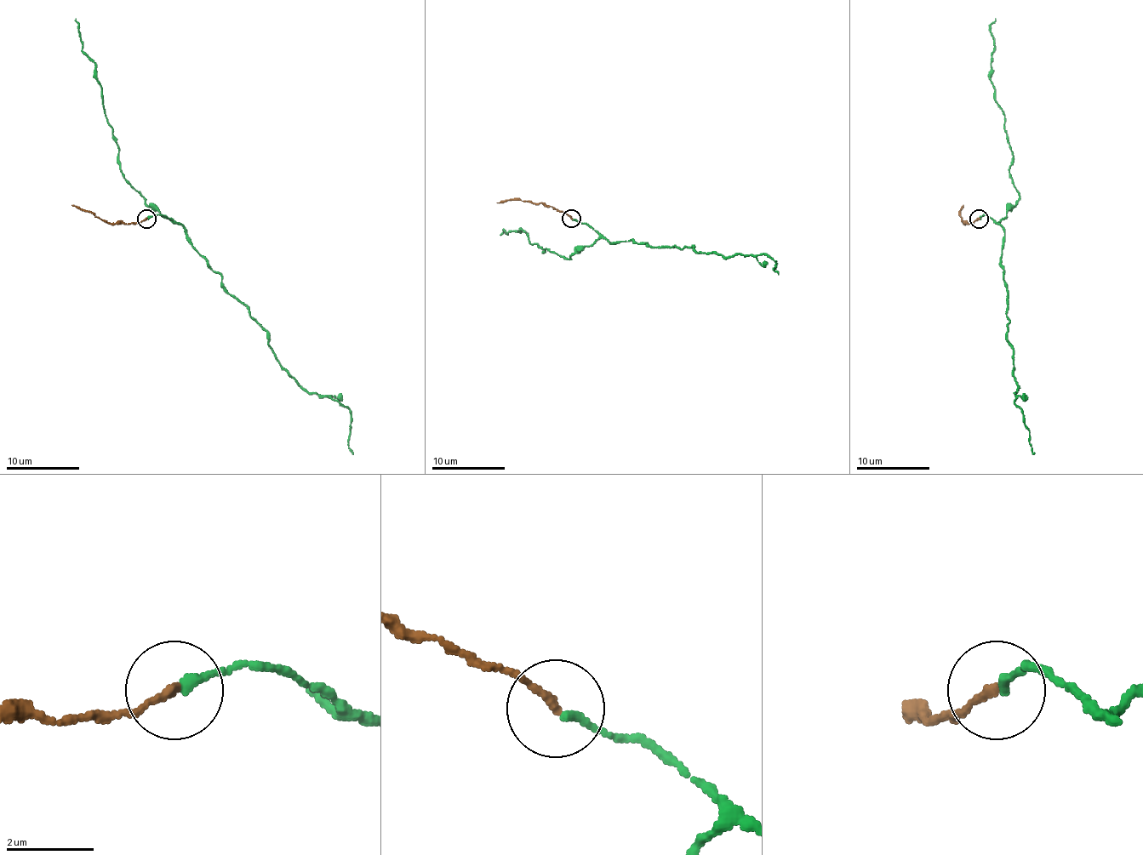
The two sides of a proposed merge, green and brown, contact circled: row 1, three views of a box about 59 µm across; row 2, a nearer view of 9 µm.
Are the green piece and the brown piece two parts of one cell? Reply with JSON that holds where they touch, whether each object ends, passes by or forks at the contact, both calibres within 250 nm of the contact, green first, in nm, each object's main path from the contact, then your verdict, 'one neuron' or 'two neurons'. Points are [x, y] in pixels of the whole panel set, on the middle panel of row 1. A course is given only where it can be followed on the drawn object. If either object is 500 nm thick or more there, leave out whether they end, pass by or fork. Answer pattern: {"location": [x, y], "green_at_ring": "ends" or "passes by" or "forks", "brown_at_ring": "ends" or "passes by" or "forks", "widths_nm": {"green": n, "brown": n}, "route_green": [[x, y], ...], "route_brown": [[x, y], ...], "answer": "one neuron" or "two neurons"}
{"location": [571, 218], "green_at_ring": "ends", "brown_at_ring": "ends", "widths_nm": {"green": 200, "brown": 180}, "route_green": [[572, 219], [592, 226], [608, 242], [691, 246], [728, 257], [767, 253], [776, 263], [778, 274]], "route_brown": [[572, 219], [562, 211], [540, 202], [496, 202]], "answer": "one neuron"}

